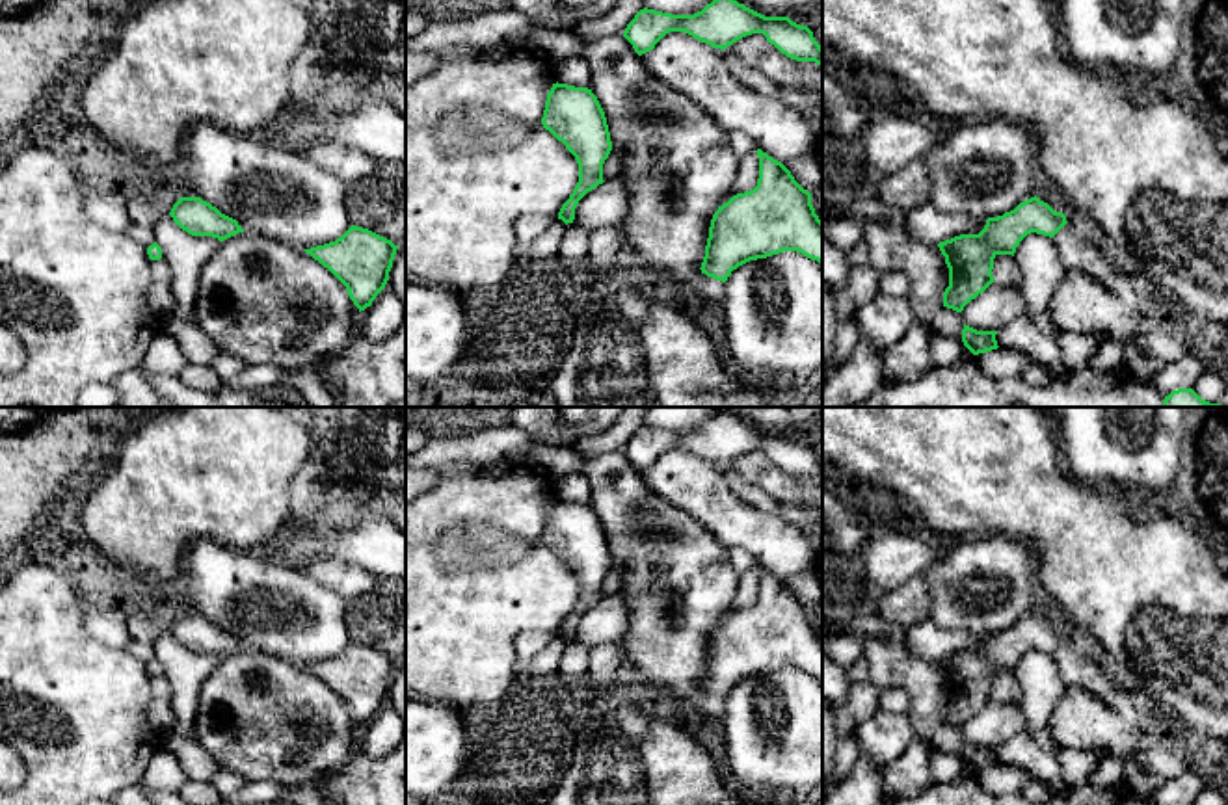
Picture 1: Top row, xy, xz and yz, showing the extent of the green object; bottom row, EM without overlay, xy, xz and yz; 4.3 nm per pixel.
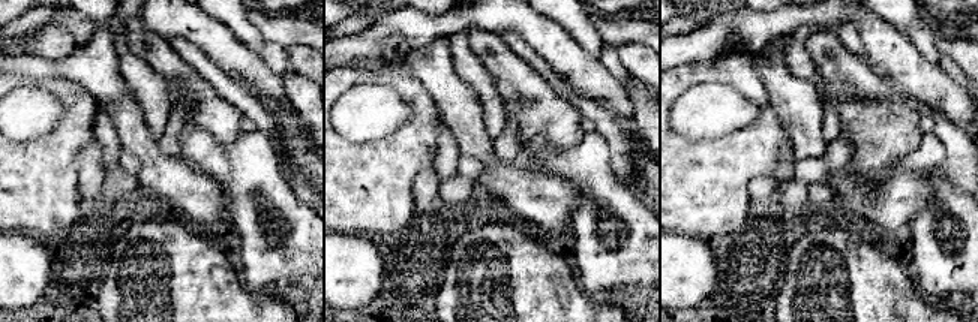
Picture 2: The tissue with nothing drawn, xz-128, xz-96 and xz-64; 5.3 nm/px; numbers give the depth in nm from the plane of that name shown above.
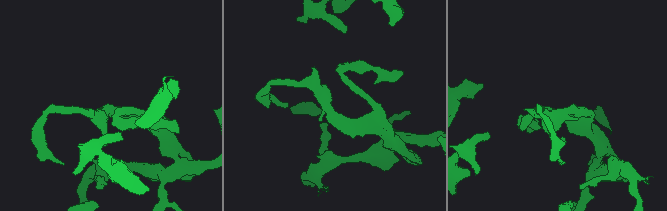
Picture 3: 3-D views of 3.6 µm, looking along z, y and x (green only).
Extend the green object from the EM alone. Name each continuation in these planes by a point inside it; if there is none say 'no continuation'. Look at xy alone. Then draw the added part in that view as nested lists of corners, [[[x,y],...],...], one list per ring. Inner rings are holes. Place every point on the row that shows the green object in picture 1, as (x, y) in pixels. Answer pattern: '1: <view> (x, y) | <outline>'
no continuation

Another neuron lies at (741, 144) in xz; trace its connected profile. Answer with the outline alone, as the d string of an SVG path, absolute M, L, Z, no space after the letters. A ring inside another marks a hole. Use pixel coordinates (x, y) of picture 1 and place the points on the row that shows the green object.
M729 132L729 147L737 158L757 151L757 143L754 141L754 138L744 132Z

